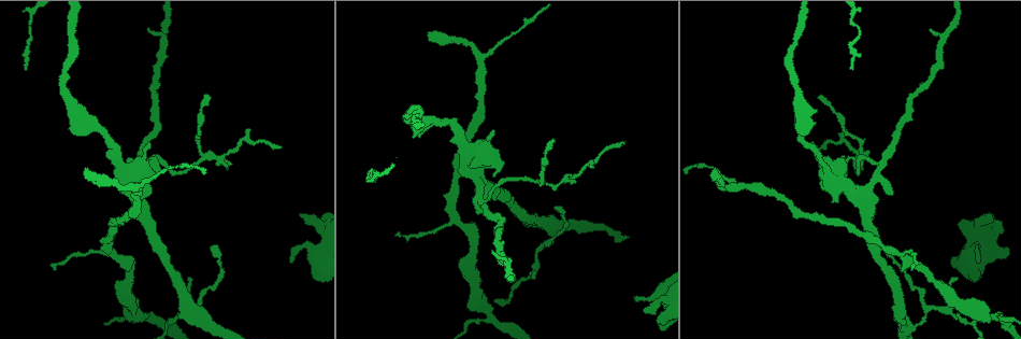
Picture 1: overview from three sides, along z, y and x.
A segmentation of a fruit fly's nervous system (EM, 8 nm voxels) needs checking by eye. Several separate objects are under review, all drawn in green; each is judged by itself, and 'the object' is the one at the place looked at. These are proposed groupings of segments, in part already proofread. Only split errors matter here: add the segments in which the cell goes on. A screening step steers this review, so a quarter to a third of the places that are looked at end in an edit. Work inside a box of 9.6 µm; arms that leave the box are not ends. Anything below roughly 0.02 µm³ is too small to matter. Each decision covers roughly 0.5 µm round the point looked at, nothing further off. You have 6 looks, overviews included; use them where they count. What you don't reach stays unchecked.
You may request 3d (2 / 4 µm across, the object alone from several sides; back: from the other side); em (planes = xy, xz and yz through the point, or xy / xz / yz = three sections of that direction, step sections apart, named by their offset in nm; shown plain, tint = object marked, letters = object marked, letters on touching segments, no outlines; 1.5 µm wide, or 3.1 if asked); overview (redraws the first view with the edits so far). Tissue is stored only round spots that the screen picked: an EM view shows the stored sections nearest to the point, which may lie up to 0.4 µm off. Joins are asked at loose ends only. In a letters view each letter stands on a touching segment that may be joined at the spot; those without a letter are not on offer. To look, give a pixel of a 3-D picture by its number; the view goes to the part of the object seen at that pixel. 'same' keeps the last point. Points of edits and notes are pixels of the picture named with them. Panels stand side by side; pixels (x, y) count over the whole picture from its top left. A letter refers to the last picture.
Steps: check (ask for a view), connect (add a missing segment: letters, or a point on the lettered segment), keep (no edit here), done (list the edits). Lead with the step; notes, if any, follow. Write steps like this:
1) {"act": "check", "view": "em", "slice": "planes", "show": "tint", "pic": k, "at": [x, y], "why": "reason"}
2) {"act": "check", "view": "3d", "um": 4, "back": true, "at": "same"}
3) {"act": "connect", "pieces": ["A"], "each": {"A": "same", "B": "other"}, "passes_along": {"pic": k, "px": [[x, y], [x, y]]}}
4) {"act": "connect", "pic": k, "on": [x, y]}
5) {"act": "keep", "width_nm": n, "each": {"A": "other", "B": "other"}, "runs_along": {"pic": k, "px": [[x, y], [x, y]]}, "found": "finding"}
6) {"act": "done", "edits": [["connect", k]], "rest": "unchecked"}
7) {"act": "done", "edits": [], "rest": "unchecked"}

{"act": "check", "view": "em", "slice": "planes", "show": "letters", "pic": 1, "at": [1004, 249], "why": "free end"}

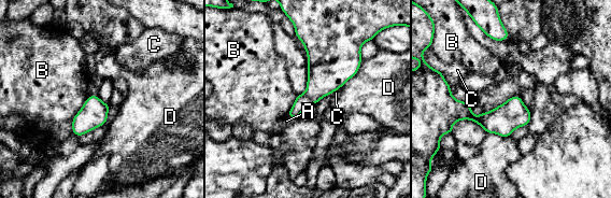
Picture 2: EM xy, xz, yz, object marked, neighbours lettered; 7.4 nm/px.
{"act": "keep", "longest_contact_nm": ["D", 280], "each": {"A": "other", "B": "other", "C": "other", "D": "other"}, "border": {"pic": 2, "px": [[89, 94], [81, 109], [71, 119]]}, "found": "none of them fits"}

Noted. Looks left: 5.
{"act": "check", "view": "3d", "um": 4, "pic": 1, "at": [900, 317], "why": "an open end"}

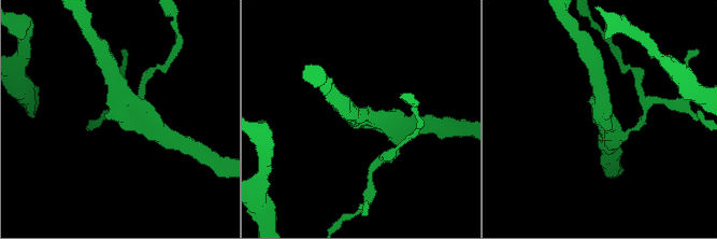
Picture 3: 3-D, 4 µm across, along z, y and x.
{"act": "check", "view": "em", "slice": "planes", "show": "tint", "pic": 3, "at": [603, 115], "arm_widths_nm": [200, 280]}

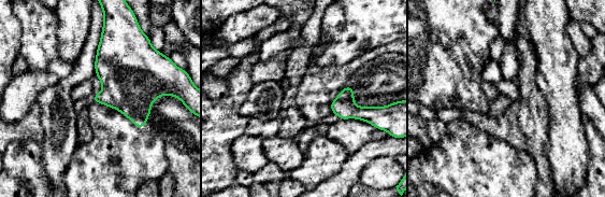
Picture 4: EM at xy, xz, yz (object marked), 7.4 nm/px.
{"act": "check", "view": "em", "slice": "planes", "show": "letters", "at": "same"}

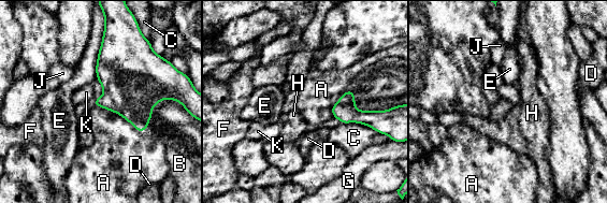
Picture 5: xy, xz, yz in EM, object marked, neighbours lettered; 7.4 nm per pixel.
{"act": "keep", "each": {"A": "other", "B": "other", "C": "other", "D": "other", "E": "other", "F": "other", "G": "other", "H": "other", "J": "other", "K": "other"}, "border": {"pic": 5, "px": [[94, 105], [118, 113], [140, 133]]}, "found": "no lettered segment goes on from it"}

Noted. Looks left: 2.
{"act": "done", "edits": [], "rest": "unchecked"}

